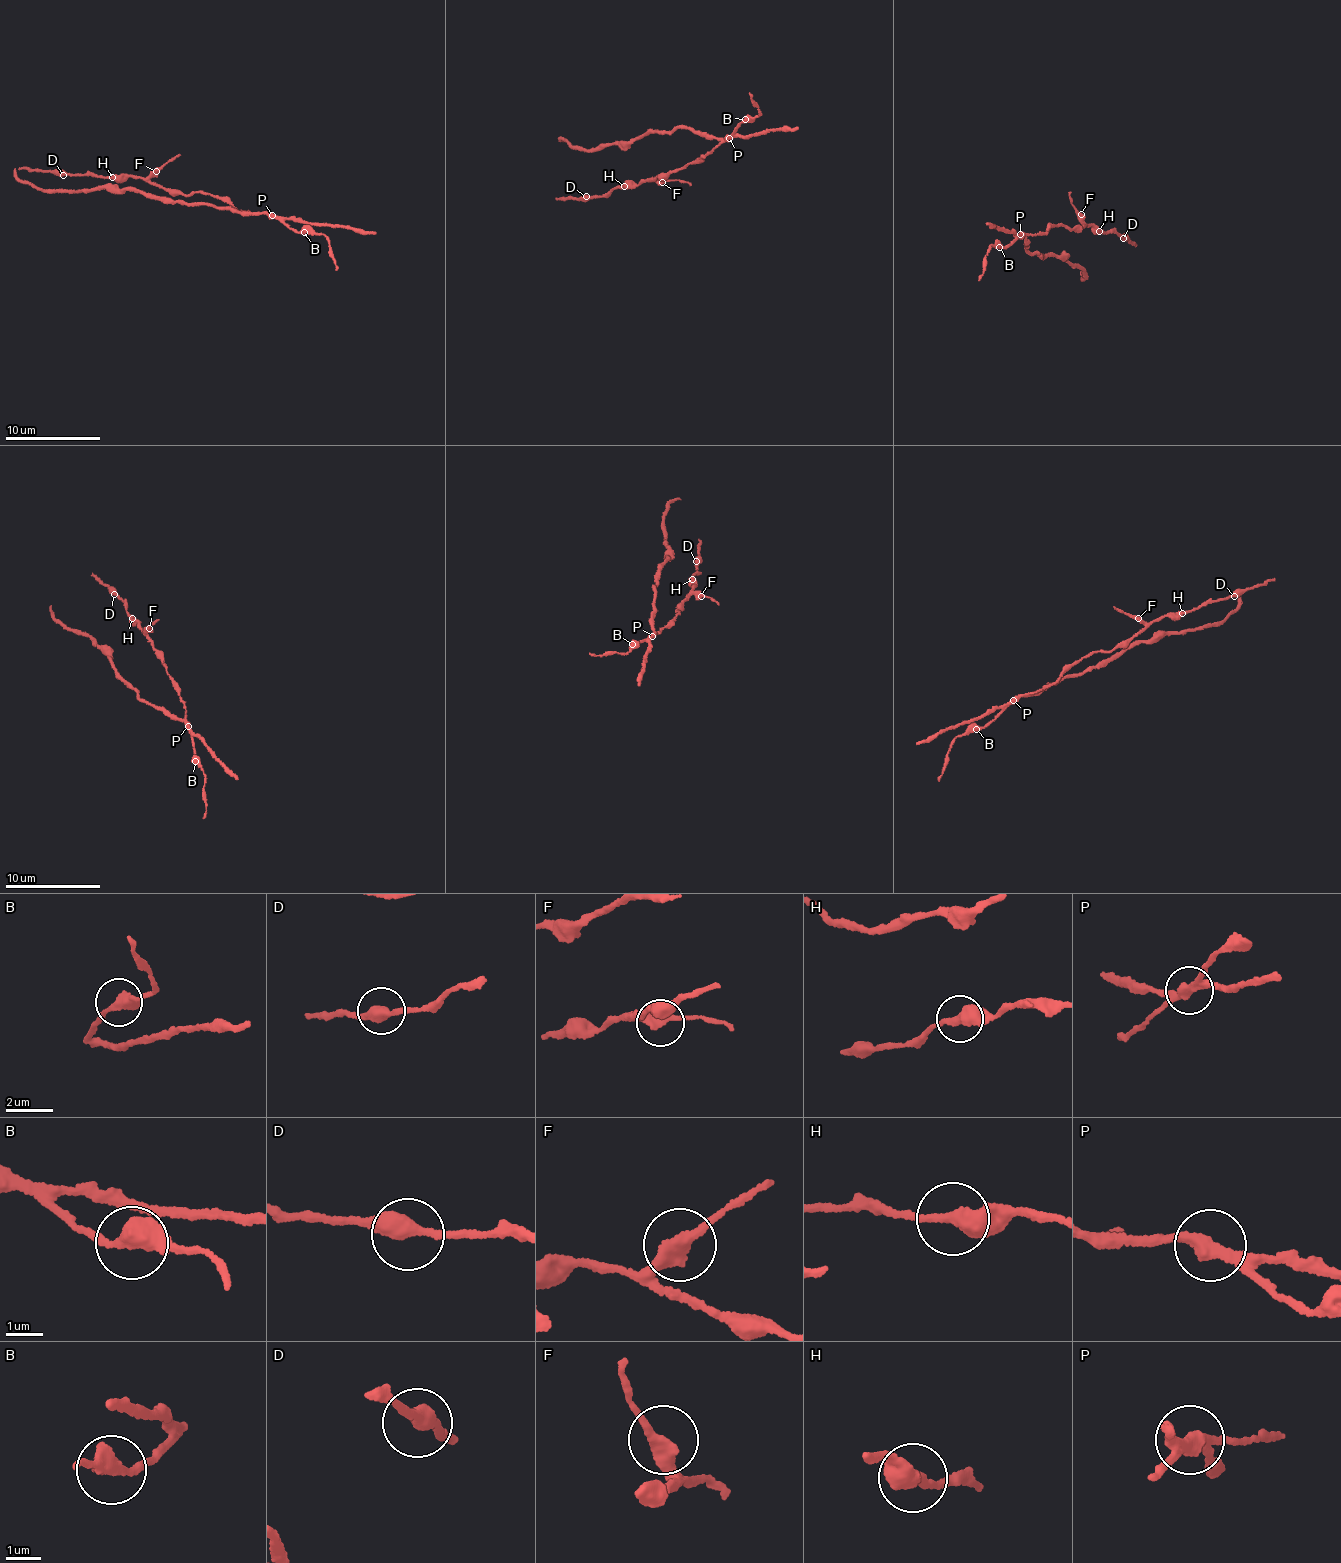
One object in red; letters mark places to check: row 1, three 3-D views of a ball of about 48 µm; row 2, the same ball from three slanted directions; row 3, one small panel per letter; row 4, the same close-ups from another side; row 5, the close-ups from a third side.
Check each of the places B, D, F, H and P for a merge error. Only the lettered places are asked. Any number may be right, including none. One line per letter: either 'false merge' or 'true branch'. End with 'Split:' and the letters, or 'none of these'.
B: true branch
D: true branch
F: true branch
H: true branch
P: false merge
Split: P

